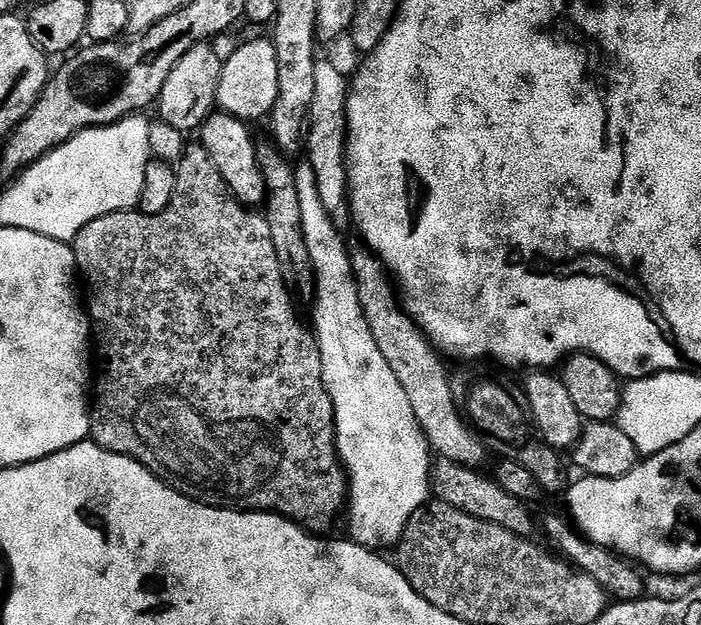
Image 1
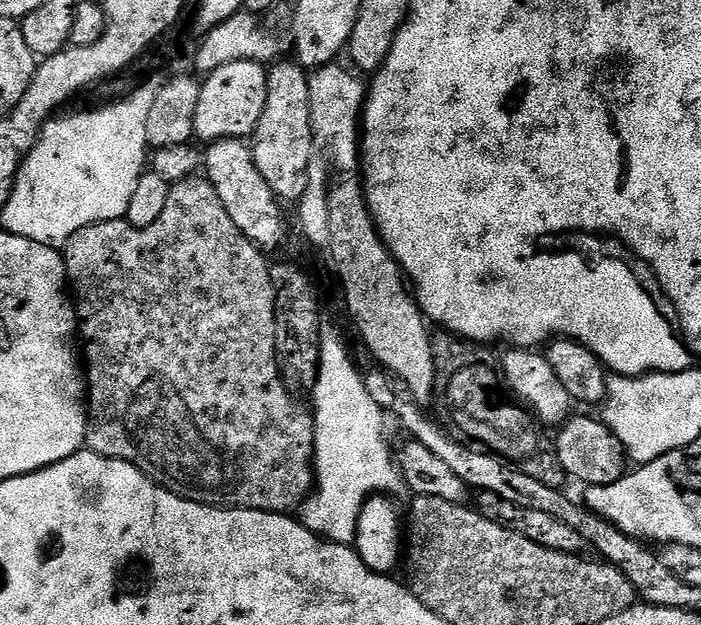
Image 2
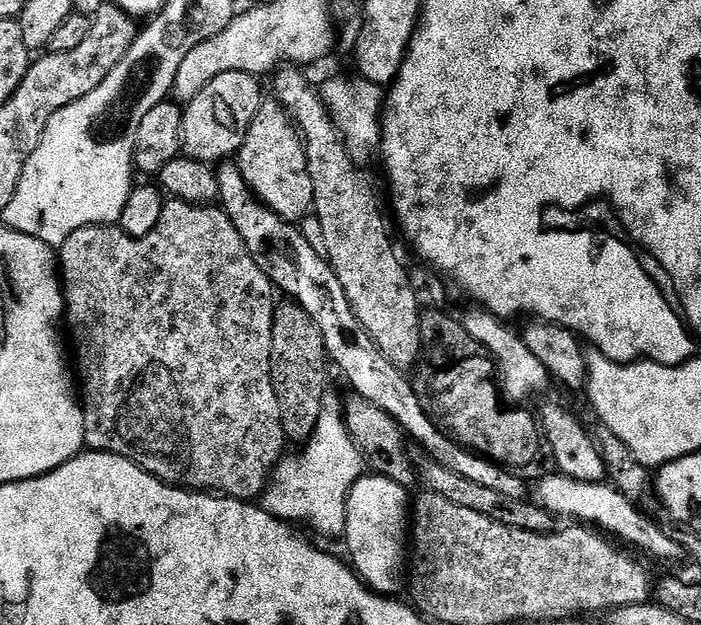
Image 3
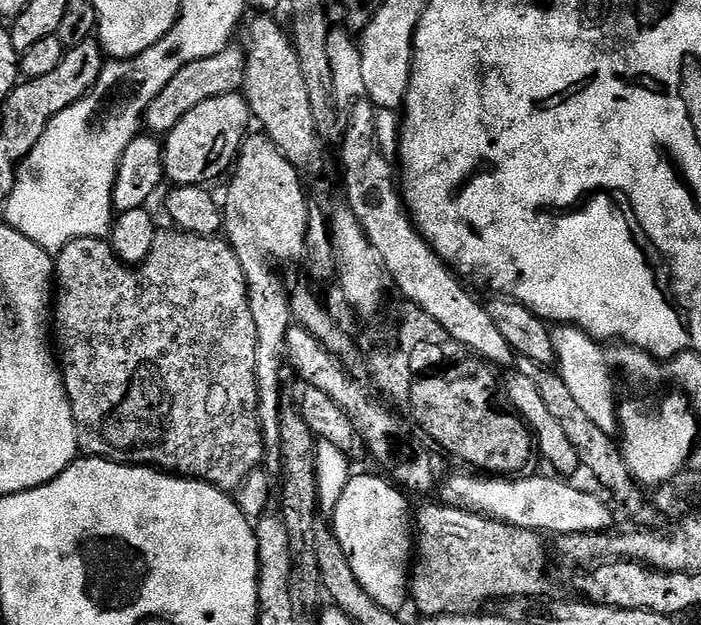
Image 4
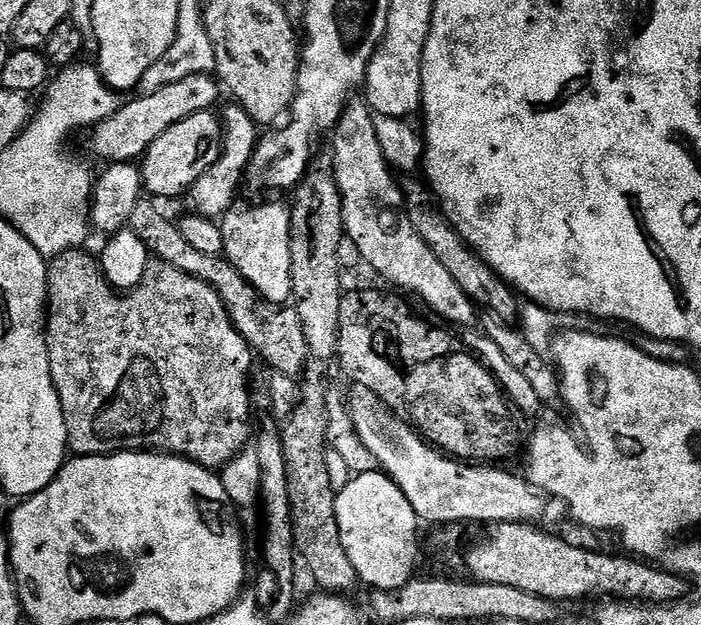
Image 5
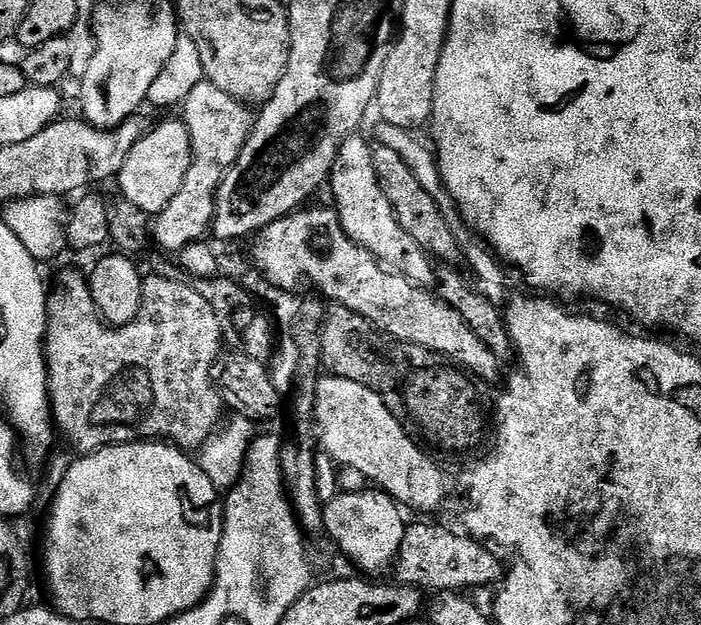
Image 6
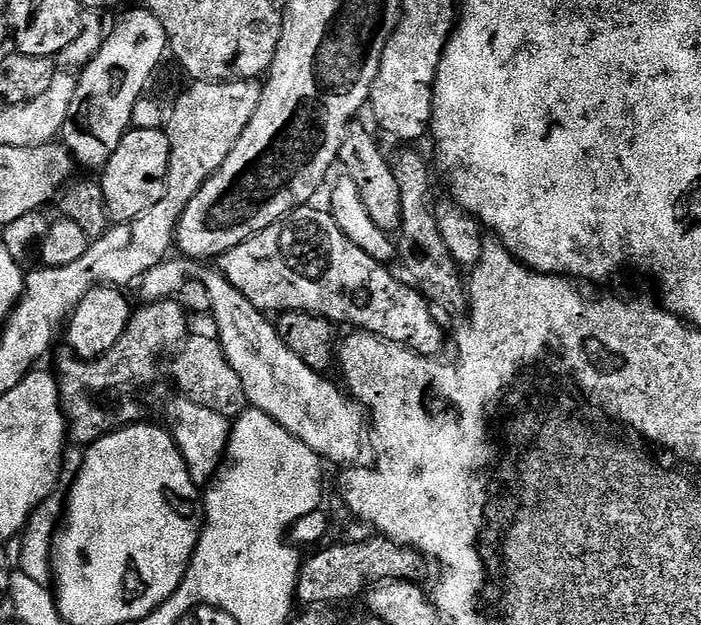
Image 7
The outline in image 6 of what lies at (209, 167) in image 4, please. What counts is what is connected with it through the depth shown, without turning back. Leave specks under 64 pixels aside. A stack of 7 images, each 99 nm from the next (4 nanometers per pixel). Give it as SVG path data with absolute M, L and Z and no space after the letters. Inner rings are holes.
M183 119L164 120L157 128L149 127L142 139L134 142L130 154L126 154L126 162L122 162L122 170L118 177L120 196L128 200L138 210L149 214L158 214L178 194L182 182L192 165L192 143Z

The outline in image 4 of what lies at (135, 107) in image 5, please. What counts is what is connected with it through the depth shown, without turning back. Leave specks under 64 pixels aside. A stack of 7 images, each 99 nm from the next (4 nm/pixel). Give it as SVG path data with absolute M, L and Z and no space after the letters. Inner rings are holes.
M229 46L218 54L210 54L209 57L198 58L182 66L182 70L178 70L178 74L174 74L174 78L170 78L170 82L162 86L162 90L145 109L142 120L147 131L152 134L166 134L174 130L174 126L178 126L178 122L182 122L182 118L186 118L186 114L190 114L190 110L194 110L194 106L199 103L214 96L240 92L244 78L245 55L243 47Z

